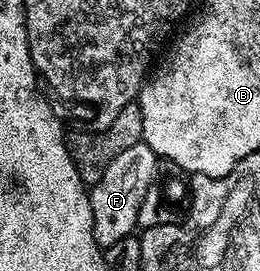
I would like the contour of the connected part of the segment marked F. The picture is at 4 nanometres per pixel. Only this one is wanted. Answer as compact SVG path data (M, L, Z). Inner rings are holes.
M141 141L125 152L120 152L112 164L108 164L108 172L94 186L89 187L90 203L92 204L92 228L96 244L106 247L108 244L121 240L123 236L135 233L140 216L140 204L144 204L144 196L155 185L154 169L160 165L158 155Z

